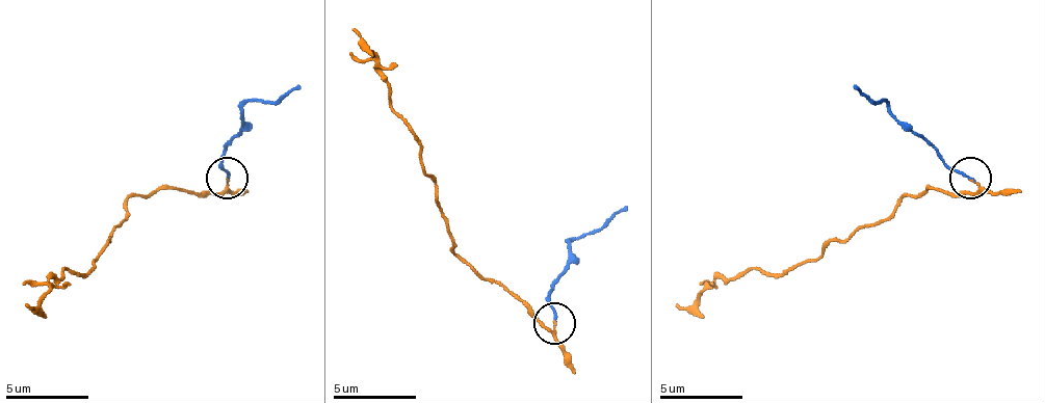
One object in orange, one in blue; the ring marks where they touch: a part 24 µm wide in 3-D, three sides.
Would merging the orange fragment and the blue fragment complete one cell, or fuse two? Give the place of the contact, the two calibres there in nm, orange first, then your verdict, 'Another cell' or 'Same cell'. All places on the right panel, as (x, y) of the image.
Place: (970, 178). Thickness 110 nm (orange) against 140 nm. Another cell

